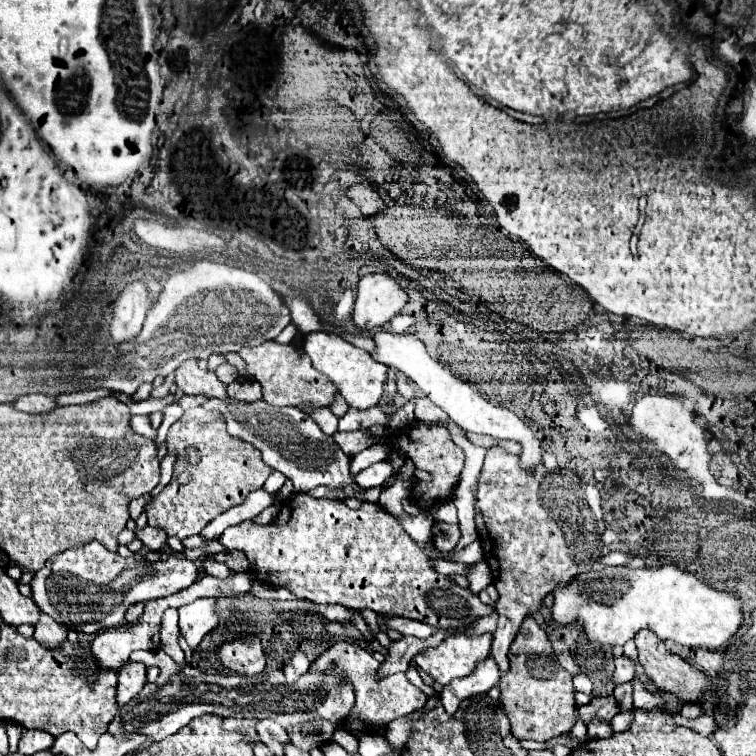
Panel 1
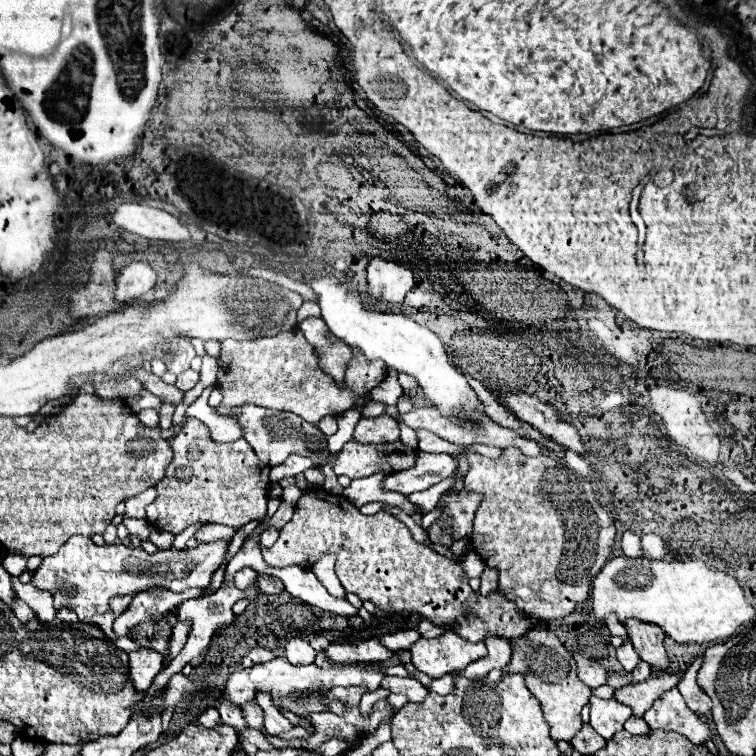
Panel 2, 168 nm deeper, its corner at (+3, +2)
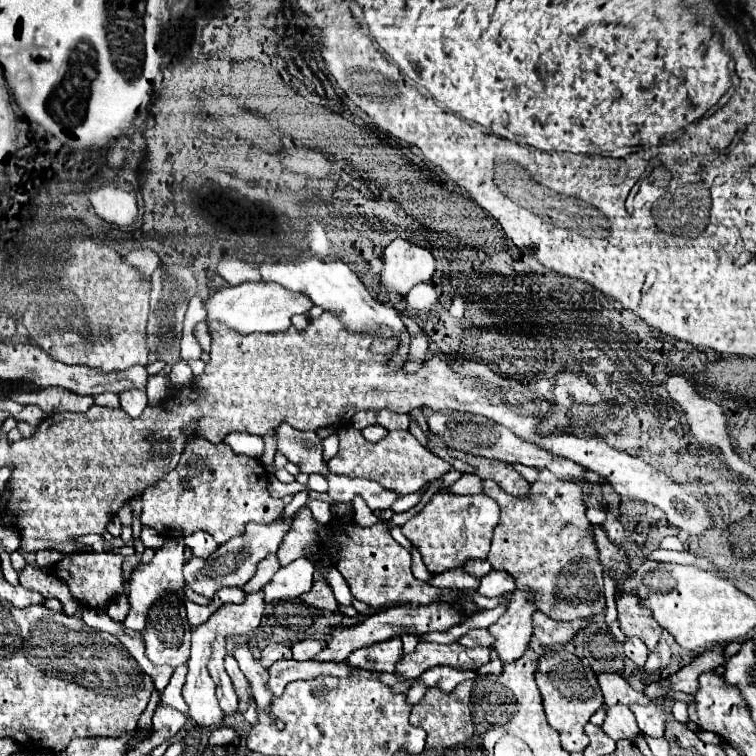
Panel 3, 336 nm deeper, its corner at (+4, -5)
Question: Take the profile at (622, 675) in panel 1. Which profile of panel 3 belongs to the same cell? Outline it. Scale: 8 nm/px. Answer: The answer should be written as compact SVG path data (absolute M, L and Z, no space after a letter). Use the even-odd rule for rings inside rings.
M626 639L624 641L624 655L636 665L636 667L644 667L646 663L646 655L650 651L646 651L646 645L640 639Z

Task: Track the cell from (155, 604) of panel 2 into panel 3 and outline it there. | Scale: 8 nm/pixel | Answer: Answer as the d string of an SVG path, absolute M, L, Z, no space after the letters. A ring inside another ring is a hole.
M184 538L166 539L166 543L154 553L150 563L142 563L130 577L130 587L128 587L128 601L130 601L130 611L124 619L124 627L134 629L134 631L142 631L146 627L146 619L148 619L148 611L150 607L154 607L154 603L158 603L158 599L162 599L162 591L170 589L170 591L178 591L178 595L184 595L184 577L182 573L184 561Z

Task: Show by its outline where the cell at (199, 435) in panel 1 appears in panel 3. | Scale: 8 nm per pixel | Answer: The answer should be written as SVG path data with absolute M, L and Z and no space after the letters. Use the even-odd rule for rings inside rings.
M194 435L188 439L184 453L180 457L180 463L174 471L170 471L166 477L162 477L156 485L150 485L144 493L144 507L140 521L152 529L156 529L162 537L174 539L174 537L186 537L194 531L208 531L218 545L226 543L228 539L242 535L248 523L260 523L270 525L276 521L284 509L282 499L272 499L268 493L268 471L266 467L252 457L236 455L228 445L224 443L210 443L208 439L202 439L200 435Z

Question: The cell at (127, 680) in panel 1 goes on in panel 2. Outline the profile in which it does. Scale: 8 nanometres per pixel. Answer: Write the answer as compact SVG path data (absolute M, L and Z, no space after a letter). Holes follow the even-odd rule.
M139 648L137 652L129 654L129 668L135 688L149 690L153 678L163 668L163 656L151 648Z

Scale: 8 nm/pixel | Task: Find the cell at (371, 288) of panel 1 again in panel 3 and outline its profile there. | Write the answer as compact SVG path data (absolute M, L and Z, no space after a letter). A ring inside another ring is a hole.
M396 239L382 251L380 287L404 297L414 285L430 281L434 271L436 261L428 249Z

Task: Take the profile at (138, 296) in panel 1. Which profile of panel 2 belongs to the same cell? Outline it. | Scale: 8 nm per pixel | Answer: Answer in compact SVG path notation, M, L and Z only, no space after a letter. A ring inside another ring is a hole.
M133 260L131 264L121 268L115 296L117 296L119 302L135 300L143 292L151 292L153 286L155 286L155 280L157 280L157 274L147 262Z

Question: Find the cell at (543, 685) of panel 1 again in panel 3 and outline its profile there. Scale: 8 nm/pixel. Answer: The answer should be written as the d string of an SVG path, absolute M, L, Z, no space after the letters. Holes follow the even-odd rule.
M560 649L560 651L552 651L548 655L538 657L536 683L538 683L538 691L542 695L546 719L550 723L550 727L554 727L560 733L562 747L570 753L582 751L588 745L584 725L588 723L590 715L596 709L600 709L604 703L594 671L590 667L582 665L582 661L576 655Z

